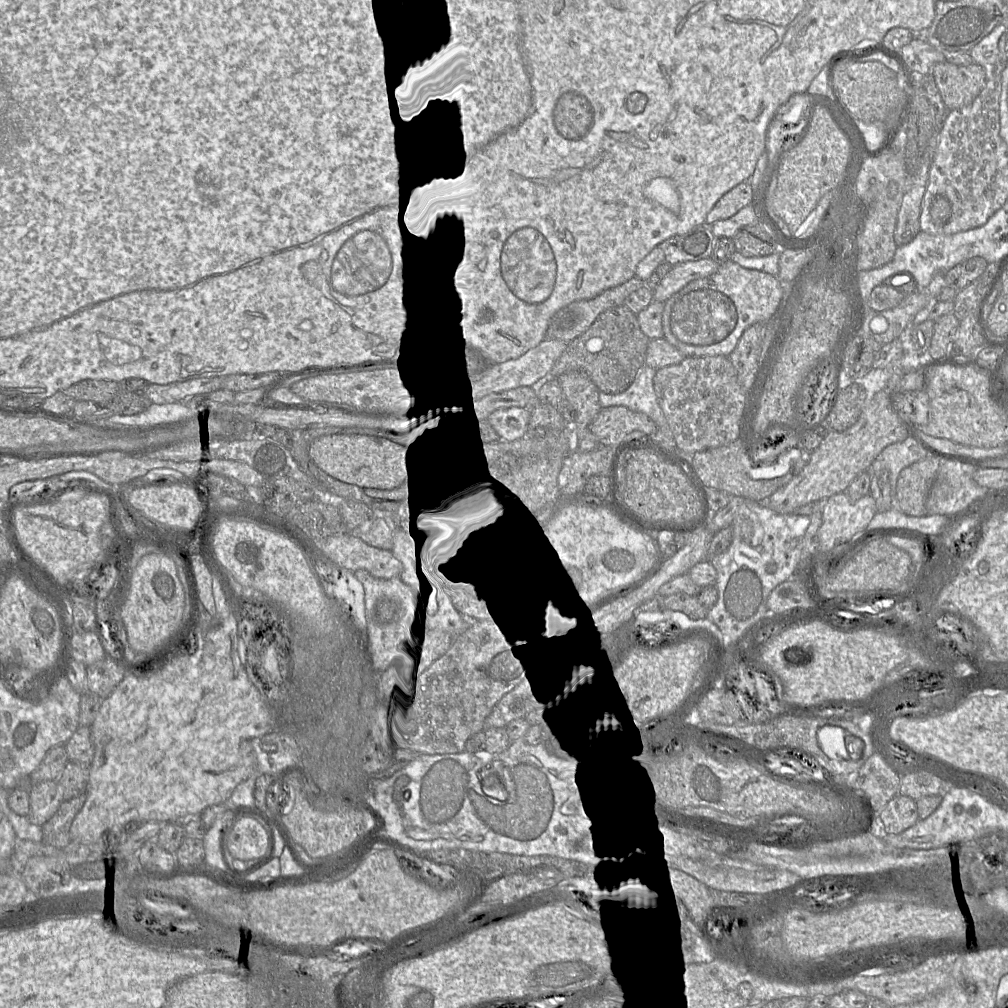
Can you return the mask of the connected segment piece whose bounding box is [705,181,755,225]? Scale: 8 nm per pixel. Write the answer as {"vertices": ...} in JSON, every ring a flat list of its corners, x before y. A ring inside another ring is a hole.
{"vertices":[[744,181,725,193,707,214,705,224,712,225,718,220,727,219,747,205,755,205,754,190,749,181]]}

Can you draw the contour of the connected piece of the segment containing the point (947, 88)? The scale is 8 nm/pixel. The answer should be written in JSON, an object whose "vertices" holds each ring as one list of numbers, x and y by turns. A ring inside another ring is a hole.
{"vertices":[[944,61,933,67,931,75,948,110,971,104,986,85,985,71,976,63,958,66]]}

